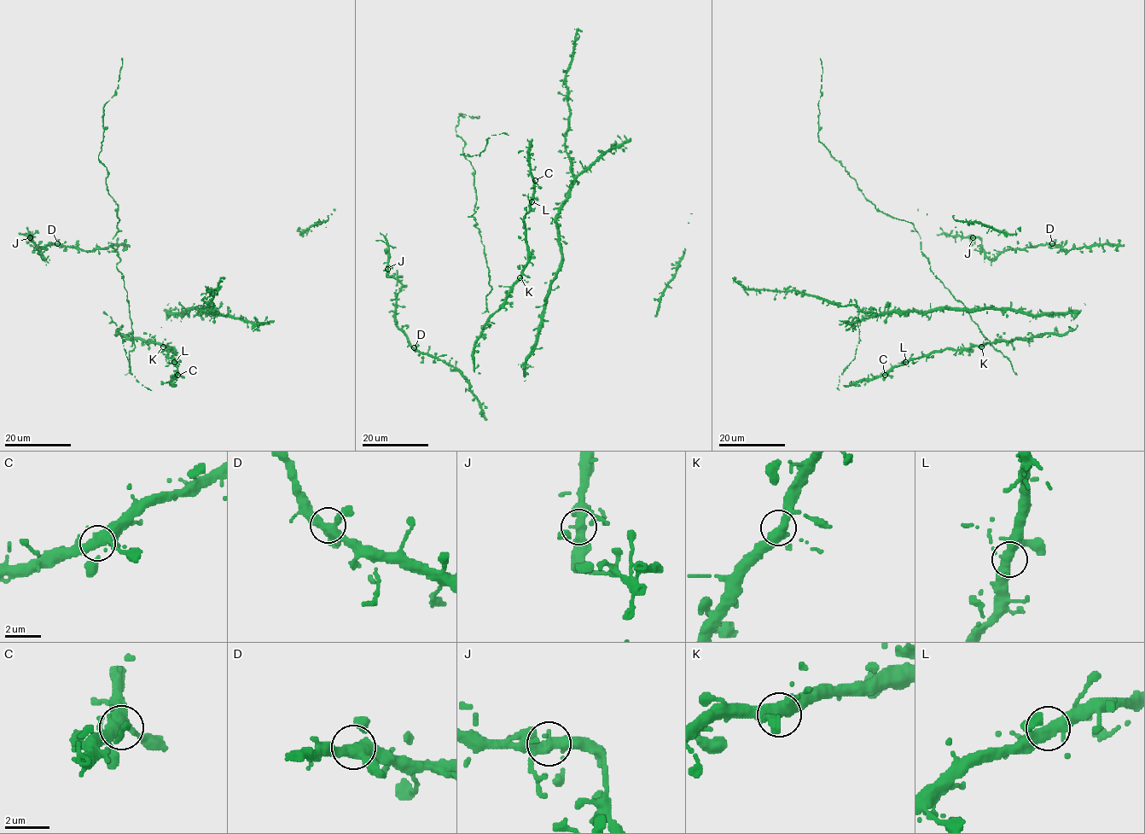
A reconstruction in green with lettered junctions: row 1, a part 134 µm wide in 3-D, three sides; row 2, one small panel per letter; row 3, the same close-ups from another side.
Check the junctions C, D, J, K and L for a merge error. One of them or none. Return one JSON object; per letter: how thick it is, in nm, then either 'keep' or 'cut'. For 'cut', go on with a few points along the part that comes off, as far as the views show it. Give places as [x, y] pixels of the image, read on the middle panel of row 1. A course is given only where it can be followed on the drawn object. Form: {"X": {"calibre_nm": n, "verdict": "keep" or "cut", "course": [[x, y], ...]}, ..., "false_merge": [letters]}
{"C": {"calibre_nm": 360, "verdict": "keep"}, "D": {"calibre_nm": 400, "verdict": "keep"}, "J": {"calibre_nm": 400, "verdict": "keep"}, "K": {"calibre_nm": 400, "verdict": "keep"}, "L": {"calibre_nm": 360, "verdict": "keep"}, "false_merge": []}

